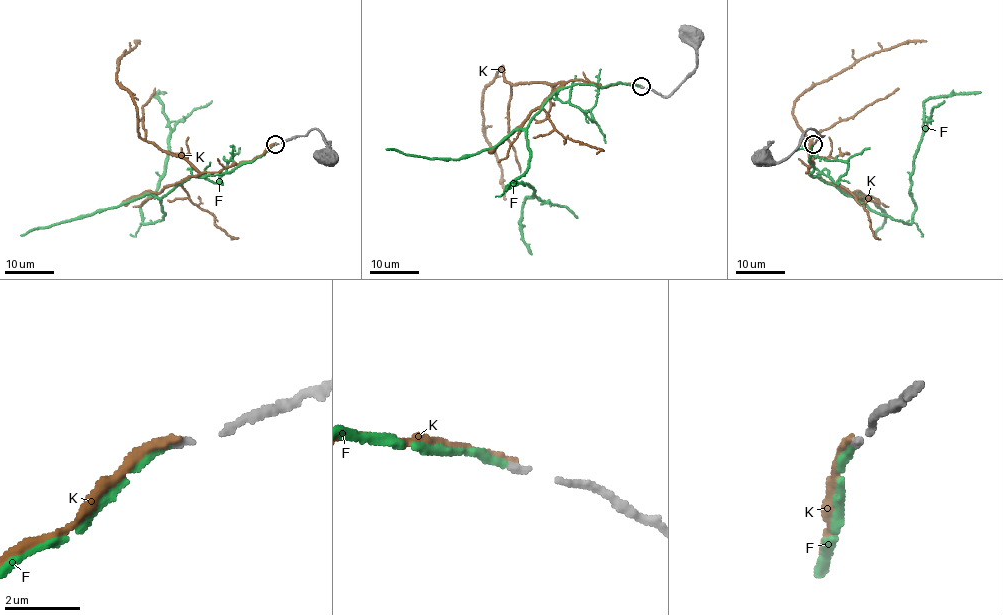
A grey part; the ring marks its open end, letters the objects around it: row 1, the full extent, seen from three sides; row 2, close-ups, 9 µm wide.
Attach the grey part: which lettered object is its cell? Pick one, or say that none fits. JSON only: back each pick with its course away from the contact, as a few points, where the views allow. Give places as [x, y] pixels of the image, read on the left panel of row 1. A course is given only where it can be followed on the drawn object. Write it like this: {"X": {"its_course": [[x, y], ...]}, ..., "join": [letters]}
{"F": {"its_course": [[275, 145], [179, 182], [161, 198], [163, 218], [143, 222], [168, 151], [155, 95], [166, 92]]}, "join": ["F"]}

